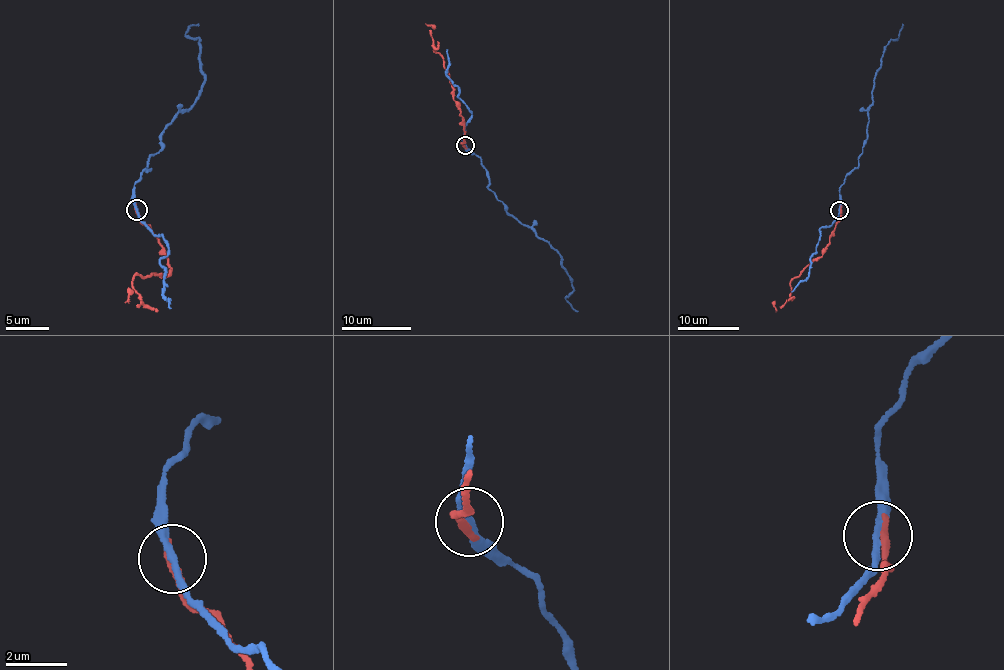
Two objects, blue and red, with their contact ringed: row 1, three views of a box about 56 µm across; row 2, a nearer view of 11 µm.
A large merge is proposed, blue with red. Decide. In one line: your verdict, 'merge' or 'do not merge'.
do not merge

